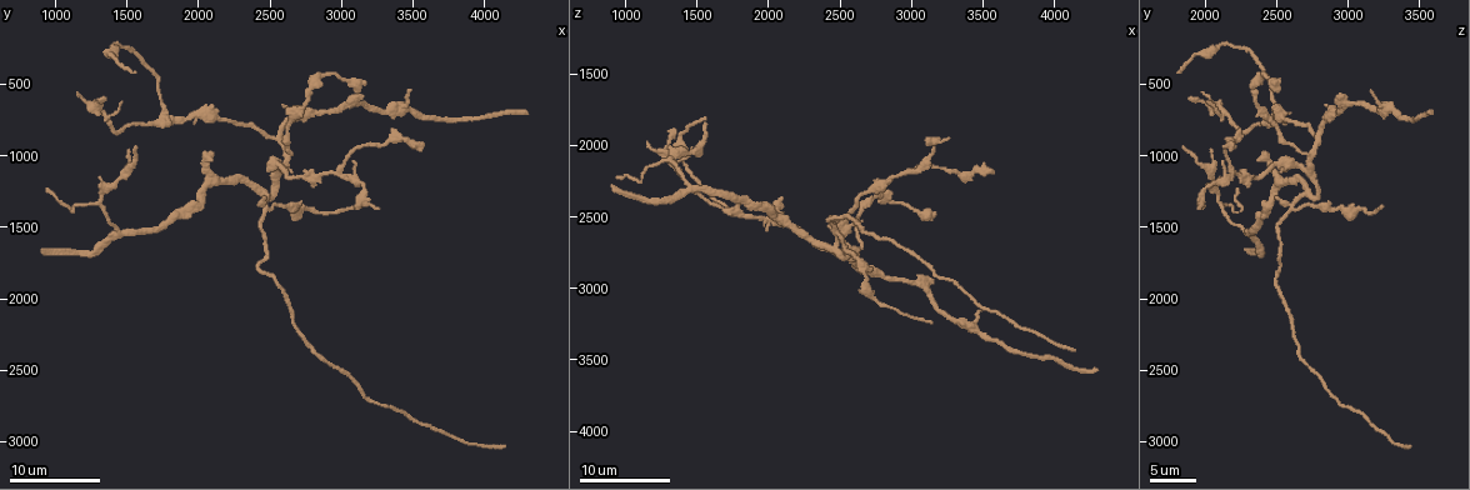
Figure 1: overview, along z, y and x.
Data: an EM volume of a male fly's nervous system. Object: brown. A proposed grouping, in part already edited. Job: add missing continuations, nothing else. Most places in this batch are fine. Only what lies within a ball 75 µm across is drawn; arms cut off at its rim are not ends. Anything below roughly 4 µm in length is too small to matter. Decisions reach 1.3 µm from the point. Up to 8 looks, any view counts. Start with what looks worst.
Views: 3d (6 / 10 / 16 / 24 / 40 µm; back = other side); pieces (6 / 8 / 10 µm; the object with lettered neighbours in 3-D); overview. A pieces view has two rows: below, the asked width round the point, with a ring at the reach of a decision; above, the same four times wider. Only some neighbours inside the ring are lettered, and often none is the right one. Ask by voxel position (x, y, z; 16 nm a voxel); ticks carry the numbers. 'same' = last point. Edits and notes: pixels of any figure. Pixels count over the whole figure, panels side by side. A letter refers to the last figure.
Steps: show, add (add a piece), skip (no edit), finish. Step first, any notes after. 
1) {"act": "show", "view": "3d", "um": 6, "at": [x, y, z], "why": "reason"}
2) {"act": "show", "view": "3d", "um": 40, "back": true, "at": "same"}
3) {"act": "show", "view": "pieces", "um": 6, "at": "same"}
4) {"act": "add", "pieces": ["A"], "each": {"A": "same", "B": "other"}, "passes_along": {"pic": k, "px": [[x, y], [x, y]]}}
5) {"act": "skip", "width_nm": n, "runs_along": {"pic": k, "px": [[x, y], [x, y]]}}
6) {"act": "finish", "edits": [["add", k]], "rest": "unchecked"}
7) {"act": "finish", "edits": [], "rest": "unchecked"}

{"act": "show", "view": "pieces", "um": 6, "at": [3460, 540, 3180], "why": "tapers out"}

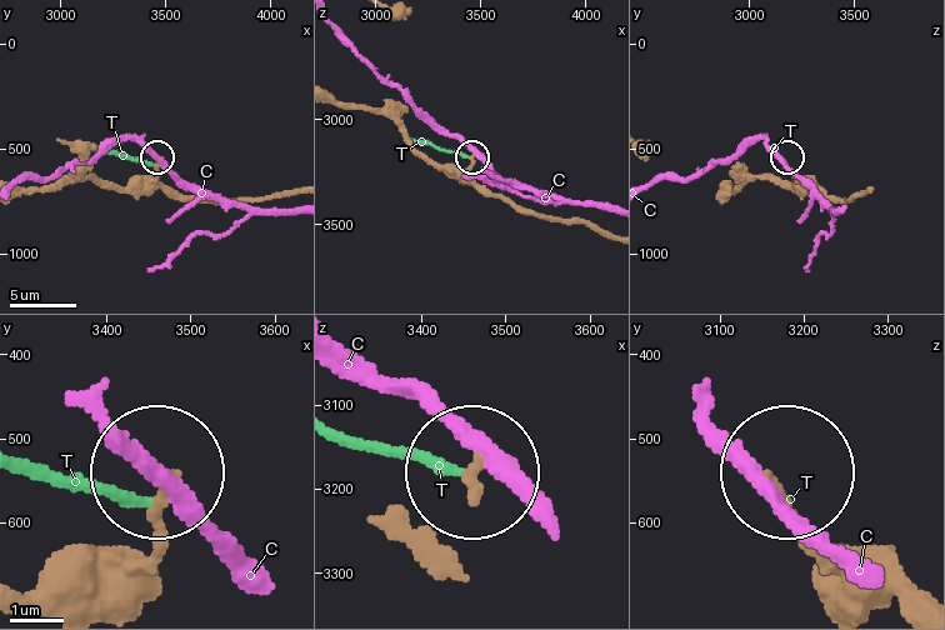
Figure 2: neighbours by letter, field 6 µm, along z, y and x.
{"act": "skip", "each": {"C": "other", "T": "other"}, "runs_along": {"pic": 2, "px": [[720, 200], [756, 178], [796, 188], [786, 163]]}, "found": "none of them fits"}

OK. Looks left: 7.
{"act": "show", "view": "pieces", "um": 10, "at": [3120, 1340, 3220], "why": "free end"}

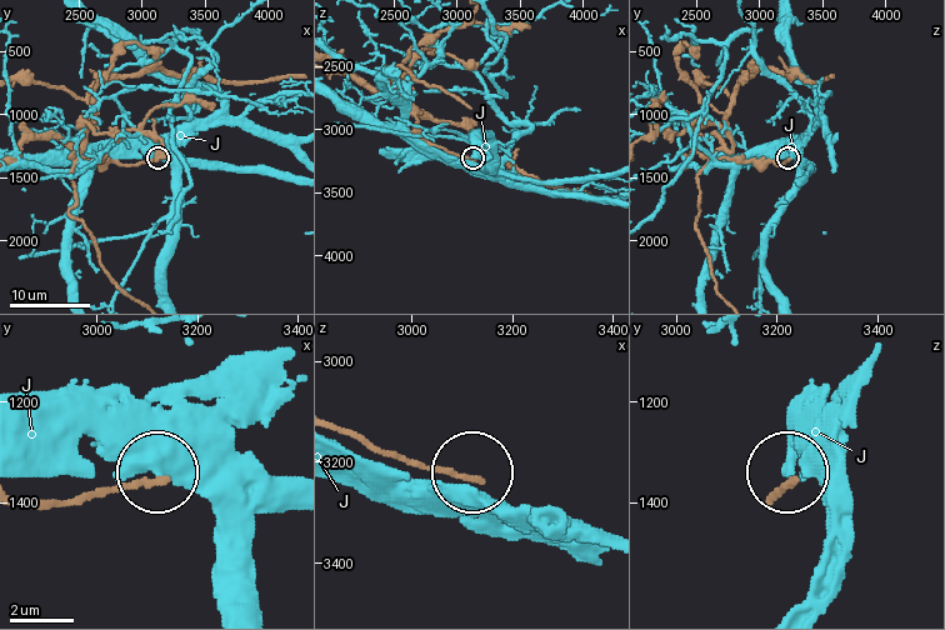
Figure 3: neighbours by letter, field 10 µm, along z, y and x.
{"act": "skip", "each": {"J": "other"}, "found": "no lettered piece goes on from it"}

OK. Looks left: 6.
{"act": "show", "view": "pieces", "um": 10, "at": [3580, 940, 2200], "why": "long arm stops here"}

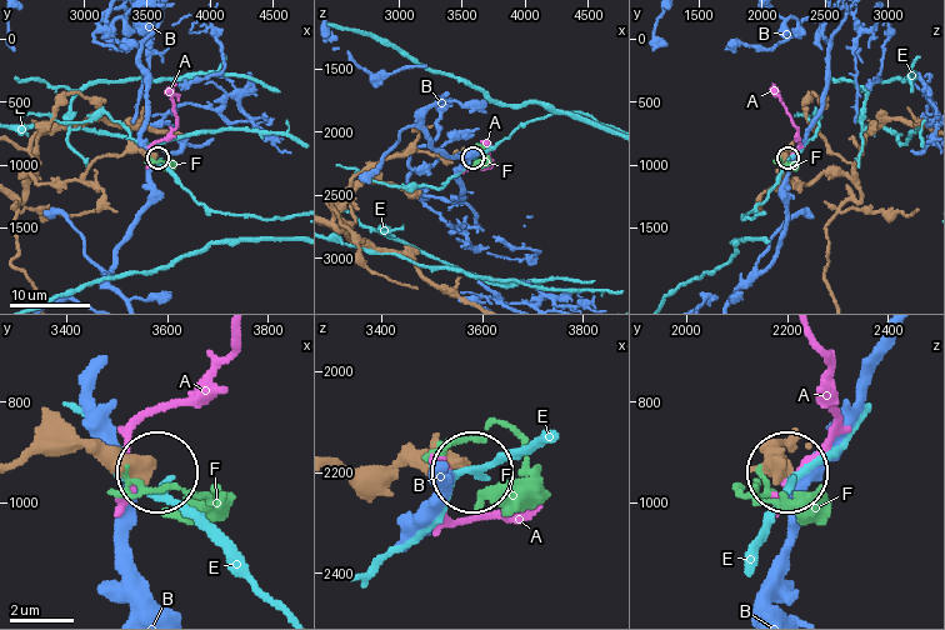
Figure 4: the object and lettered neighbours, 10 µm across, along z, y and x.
{"act": "skip", "each": {"A": "other", "B": "other", "E": "other", "F": "other"}, "runs_along": {"pic": 4, "px": [[20, 464], [44, 450], [76, 450], [154, 464]]}, "found": "no lettered piece goes on from it"}

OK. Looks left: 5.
{"act": "show", "view": "3d", "um": 10, "at": [2040, 980, 2380], "why": "free end"}

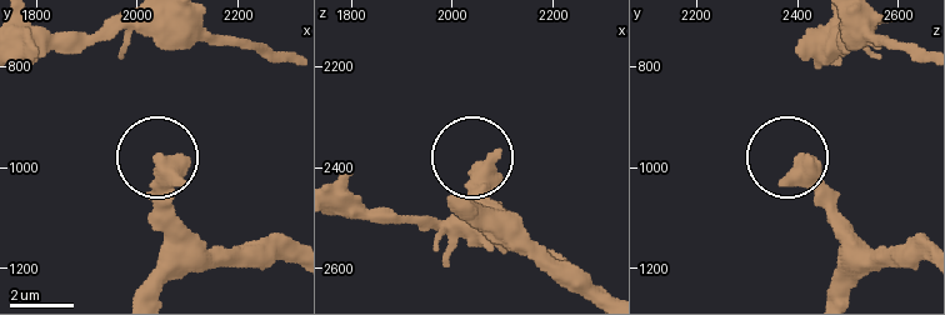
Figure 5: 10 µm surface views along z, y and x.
{"act": "show", "view": "pieces", "um": 10, "at": [2045, 980, 2405]}

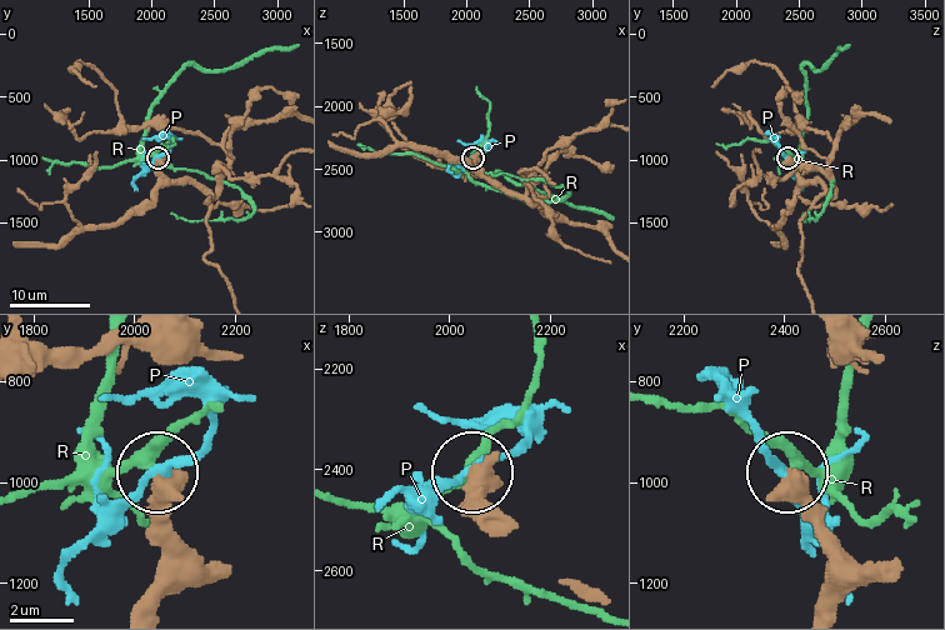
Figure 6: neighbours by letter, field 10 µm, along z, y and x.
{"act": "skip", "each": {"P": "other", "R": "other"}, "found": "none of them fits"}

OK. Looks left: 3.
{"act": "finish", "edits": [], "rest": "unchecked"}

